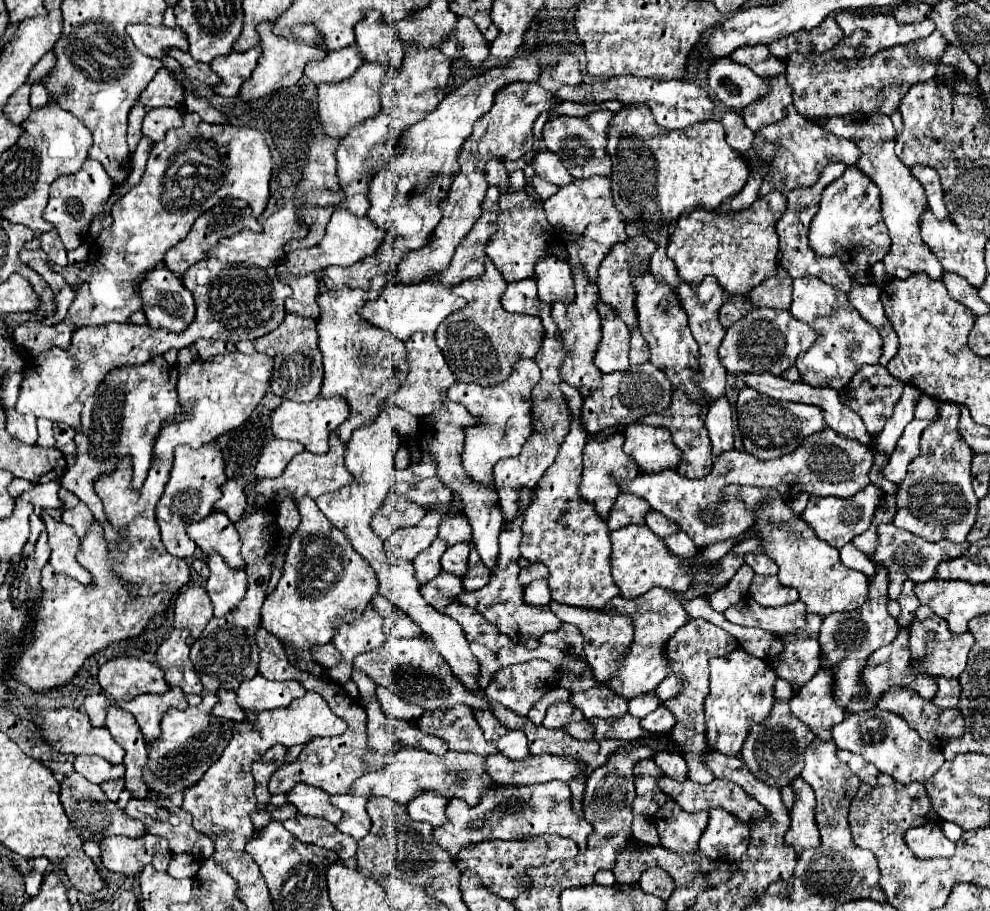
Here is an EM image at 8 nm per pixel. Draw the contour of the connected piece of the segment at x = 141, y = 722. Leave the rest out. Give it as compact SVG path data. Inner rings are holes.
M168 688L168 692L158 694L158 696L140 694L140 696L136 696L136 700L130 700L130 702L116 702L116 700L112 700L112 702L136 718L136 722L144 734L144 740L148 744L160 736L160 716L168 708L172 708L172 706L188 708L186 696L180 688Z

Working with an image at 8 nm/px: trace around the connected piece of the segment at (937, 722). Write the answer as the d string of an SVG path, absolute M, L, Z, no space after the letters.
M890 688L880 700L878 706L882 710L890 710L894 714L900 714L914 730L918 730L920 738L928 740L934 748L944 748L950 738L960 738L964 734L964 718L956 708L936 708L932 702L916 696L910 688Z

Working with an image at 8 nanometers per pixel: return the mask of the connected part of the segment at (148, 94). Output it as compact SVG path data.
M160 68L154 80L148 84L148 88L140 94L138 104L144 108L180 108L184 104L184 90L178 84L178 80L170 74L170 70Z

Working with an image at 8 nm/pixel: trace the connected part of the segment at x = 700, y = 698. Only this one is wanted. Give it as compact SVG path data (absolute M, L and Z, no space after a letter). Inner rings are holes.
M688 620L672 640L668 640L668 656L672 660L672 668L676 668L676 676L682 680L682 690L676 698L668 700L664 708L668 708L676 716L676 724L672 728L672 740L680 744L680 752L684 752L684 760L688 762L688 778L698 784L708 784L712 780L712 770L704 764L704 752L712 752L712 746L706 740L706 722L704 722L704 698L708 694L708 662L714 656L726 656L738 648L738 640L730 636L726 630L706 622L706 620Z

